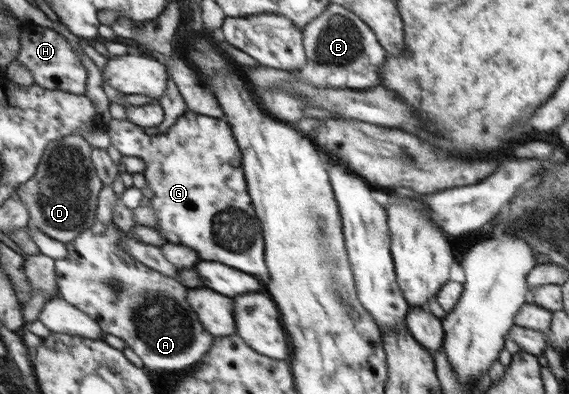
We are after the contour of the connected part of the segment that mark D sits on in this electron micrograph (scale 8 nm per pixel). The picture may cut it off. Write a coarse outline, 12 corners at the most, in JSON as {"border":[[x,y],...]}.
{"border":[[81,134],[52,142],[18,190],[31,224],[72,242],[105,184]]}

